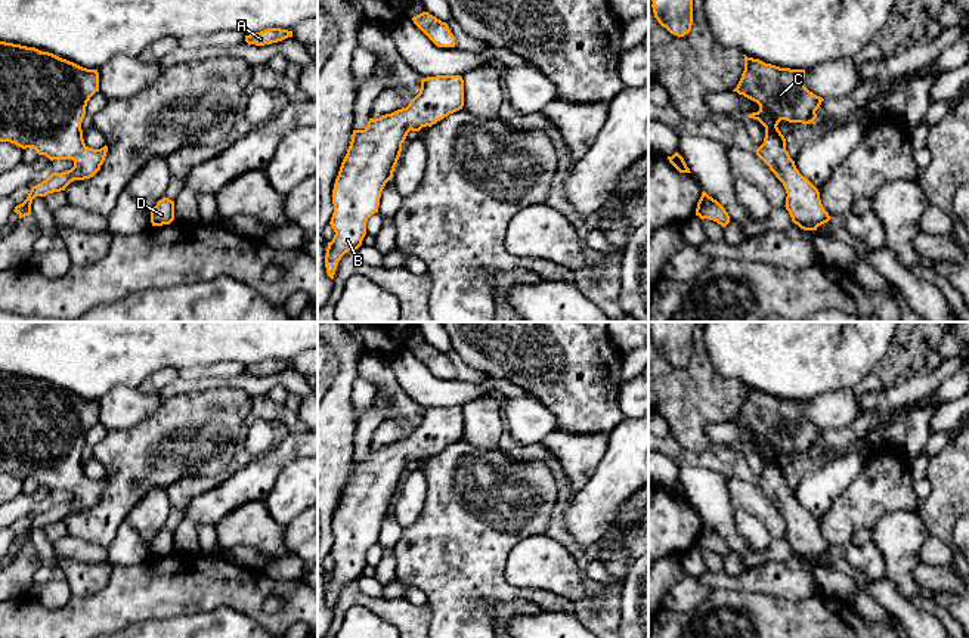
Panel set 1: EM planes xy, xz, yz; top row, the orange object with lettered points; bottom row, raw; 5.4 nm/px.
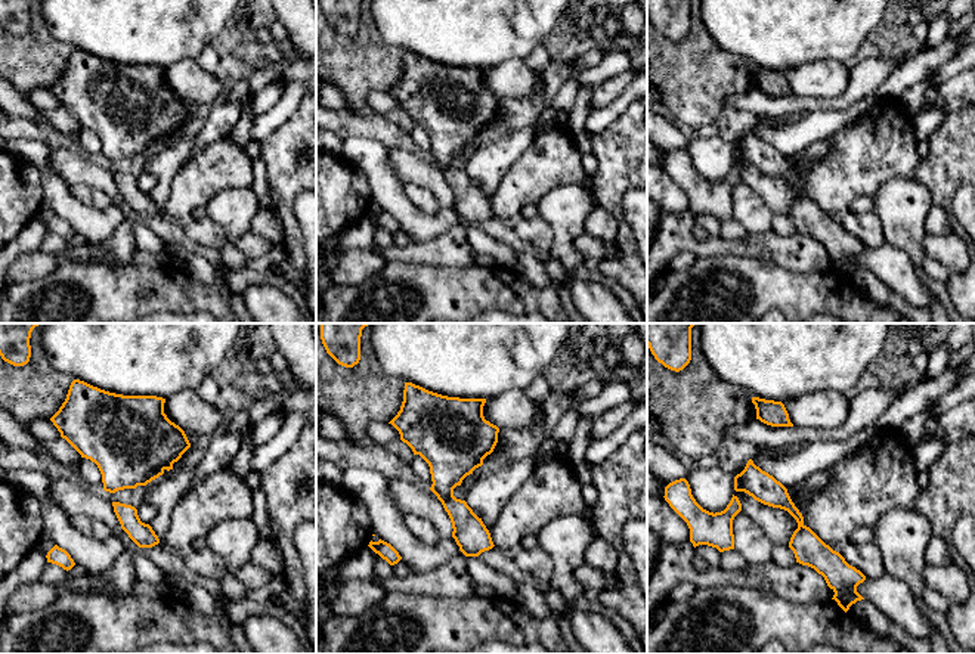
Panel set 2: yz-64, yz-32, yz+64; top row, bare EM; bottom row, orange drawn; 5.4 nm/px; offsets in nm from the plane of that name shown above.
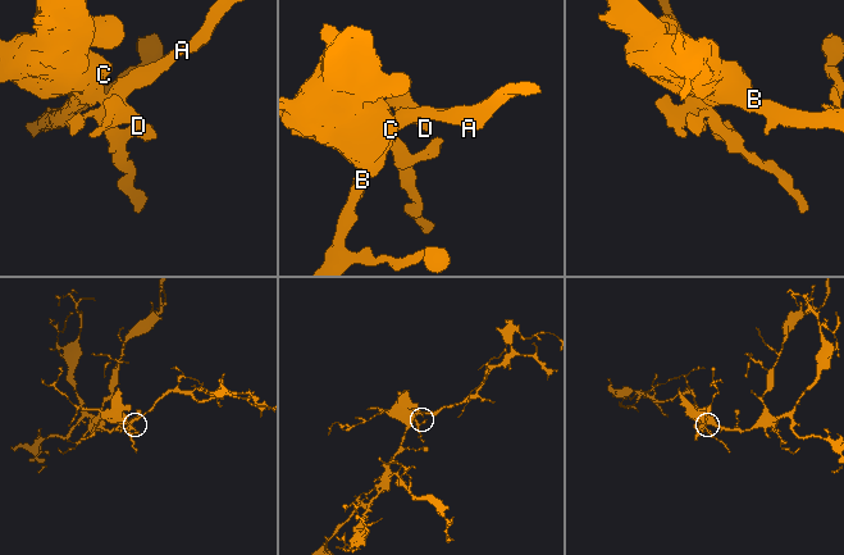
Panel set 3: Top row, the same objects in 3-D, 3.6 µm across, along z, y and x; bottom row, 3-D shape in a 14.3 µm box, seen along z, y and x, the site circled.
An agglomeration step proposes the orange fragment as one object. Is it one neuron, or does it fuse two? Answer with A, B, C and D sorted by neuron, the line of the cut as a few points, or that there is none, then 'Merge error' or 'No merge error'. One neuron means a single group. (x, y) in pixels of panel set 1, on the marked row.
Groups: A B C D. No split. No merge error

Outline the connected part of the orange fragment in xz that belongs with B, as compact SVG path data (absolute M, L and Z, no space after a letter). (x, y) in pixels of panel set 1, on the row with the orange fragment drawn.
M461 75L427 77L406 108L369 118L365 130L353 130L332 189L334 213L329 224L335 235L325 255L331 279L341 257L362 245L366 222L378 213L381 192L393 177L408 133L431 127L462 106Z

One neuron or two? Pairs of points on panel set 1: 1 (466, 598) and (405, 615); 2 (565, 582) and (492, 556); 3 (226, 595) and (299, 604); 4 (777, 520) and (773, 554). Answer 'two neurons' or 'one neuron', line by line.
1: two neurons
2: two neurons
3: one neuron
4: two neurons

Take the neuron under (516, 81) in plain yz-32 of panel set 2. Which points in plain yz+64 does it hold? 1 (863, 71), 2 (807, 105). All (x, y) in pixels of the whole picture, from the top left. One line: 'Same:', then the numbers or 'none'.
Same: none

